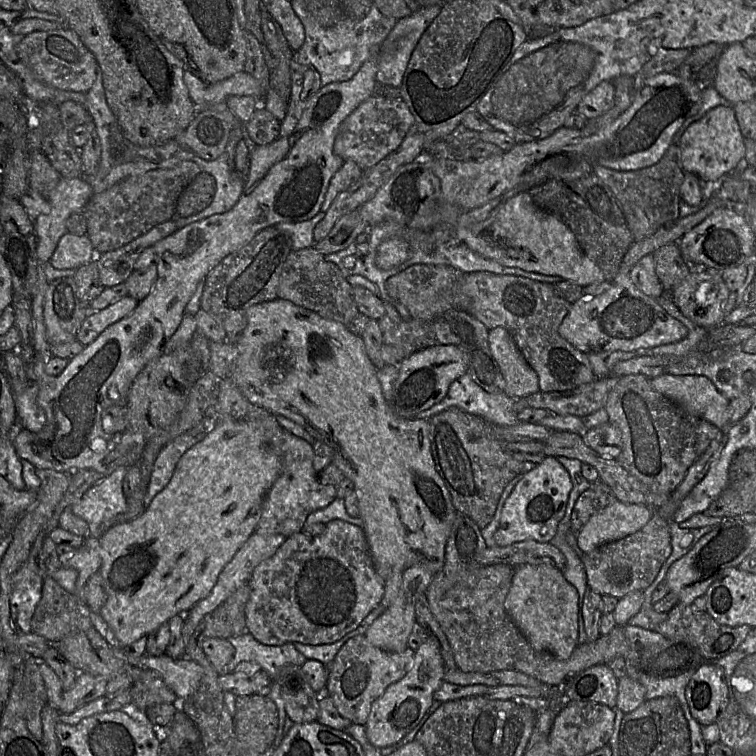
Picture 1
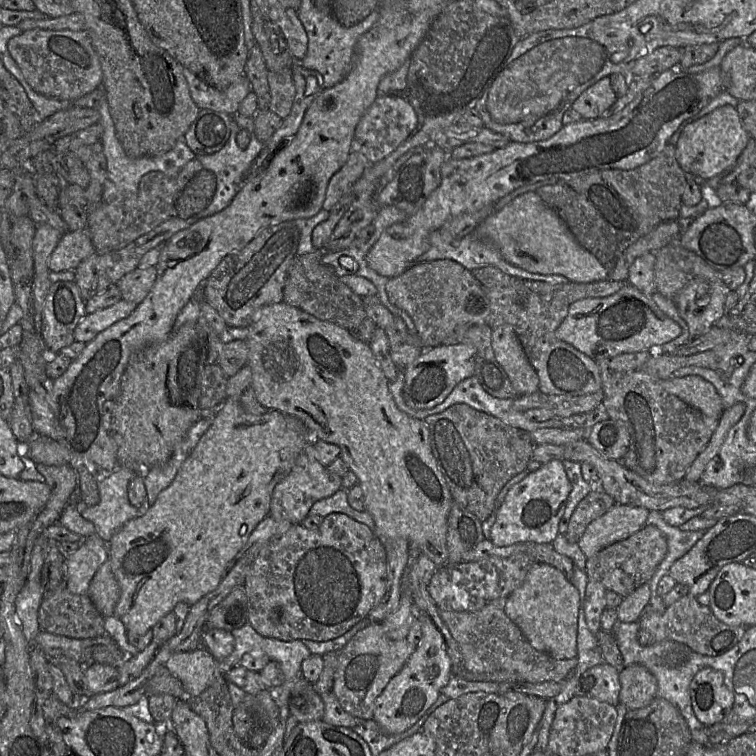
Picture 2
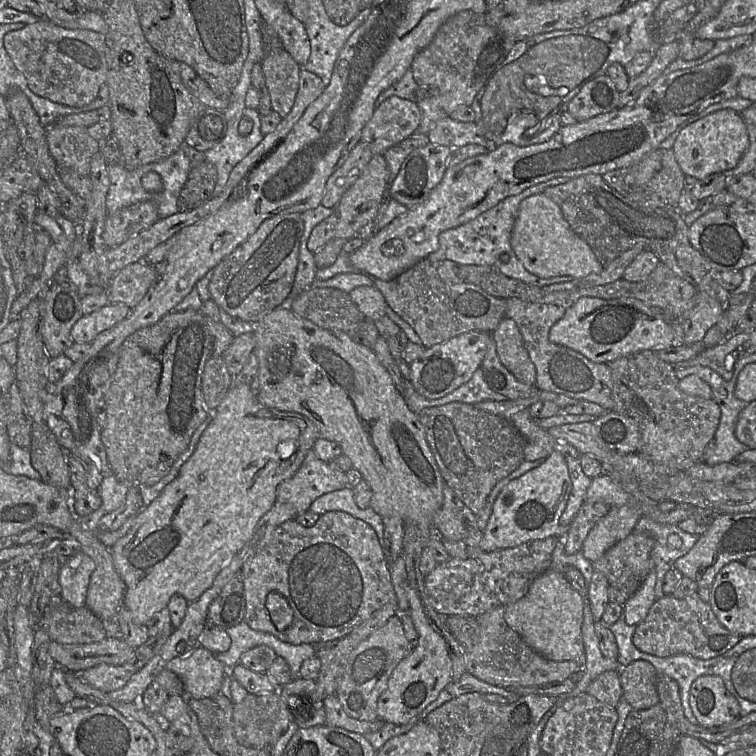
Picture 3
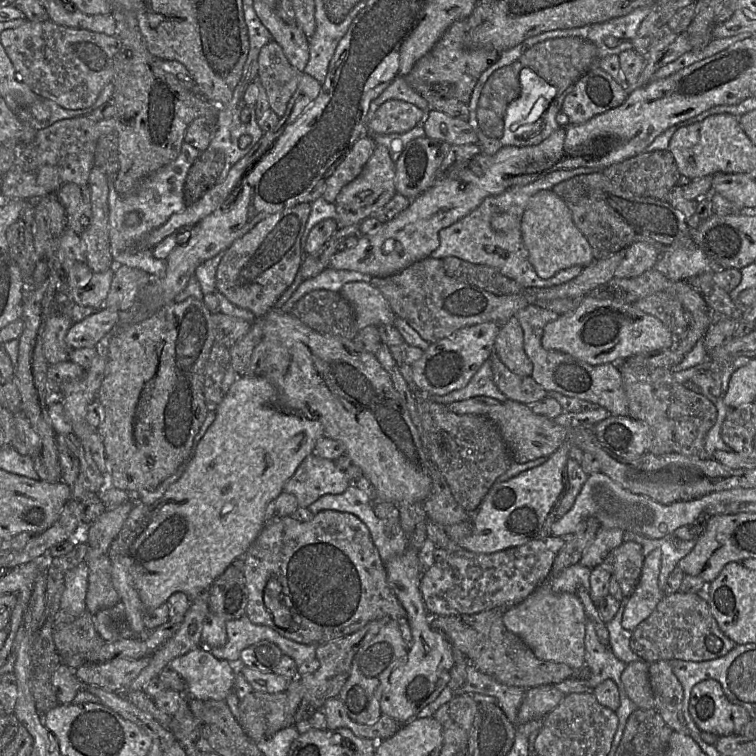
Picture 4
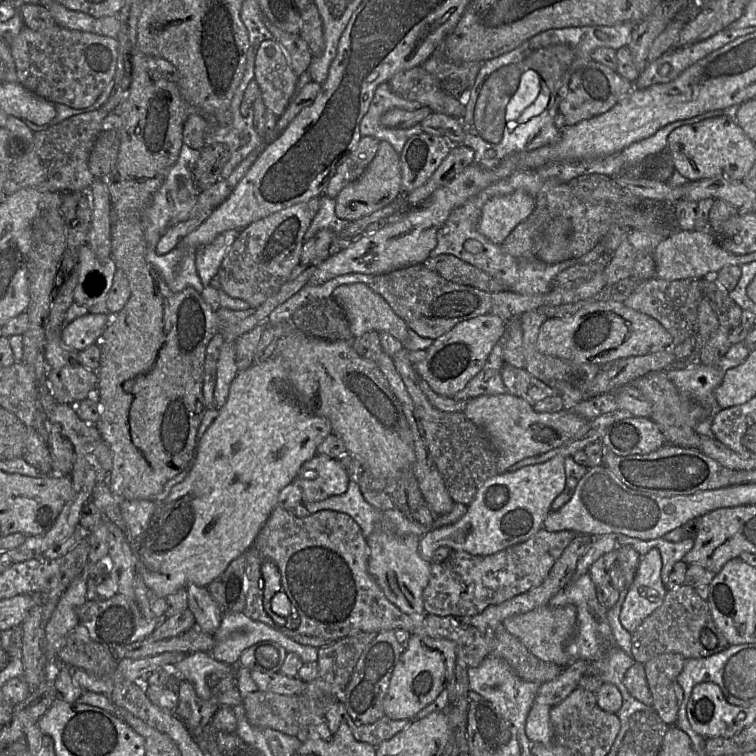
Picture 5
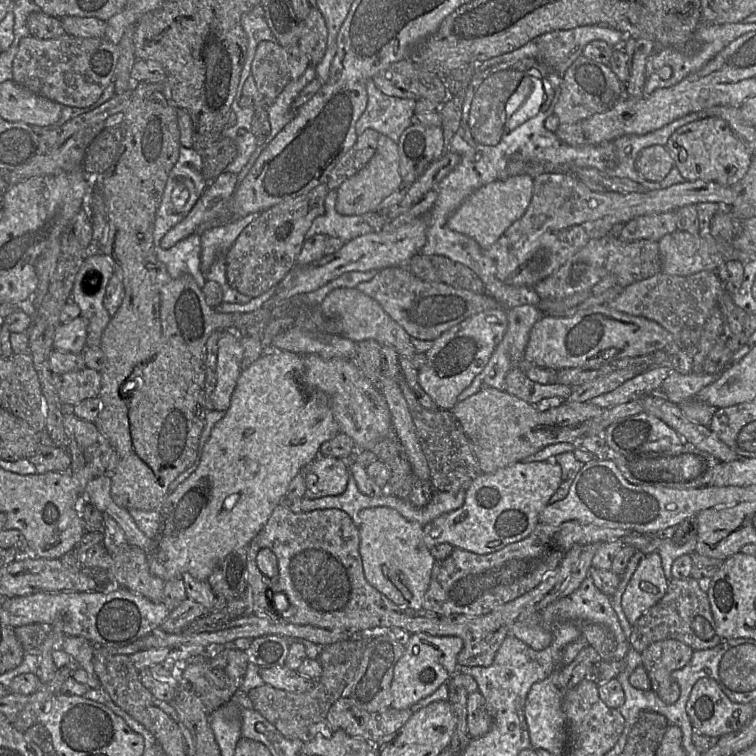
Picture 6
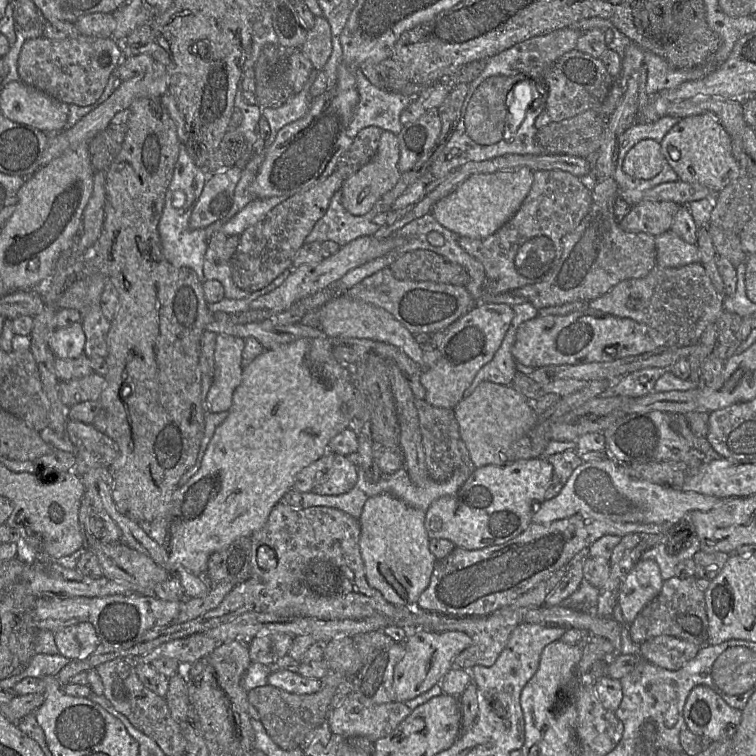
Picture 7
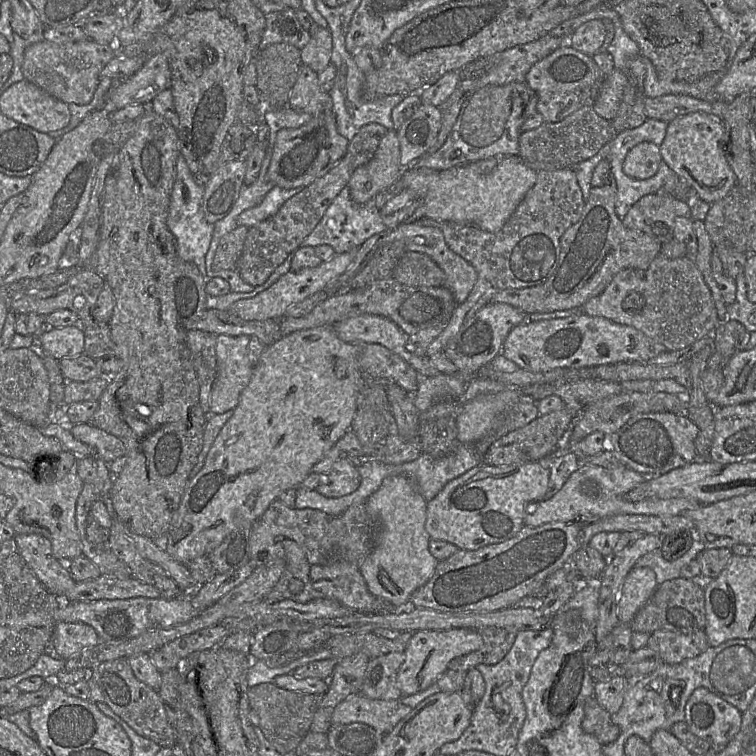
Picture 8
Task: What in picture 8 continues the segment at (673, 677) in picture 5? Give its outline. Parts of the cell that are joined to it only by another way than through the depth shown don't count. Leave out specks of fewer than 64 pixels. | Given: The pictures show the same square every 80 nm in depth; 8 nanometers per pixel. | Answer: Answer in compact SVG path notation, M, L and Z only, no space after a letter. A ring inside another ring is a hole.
M658 630L650 635L646 645L655 651L665 664L678 664L694 658L709 646L704 630L691 634Z

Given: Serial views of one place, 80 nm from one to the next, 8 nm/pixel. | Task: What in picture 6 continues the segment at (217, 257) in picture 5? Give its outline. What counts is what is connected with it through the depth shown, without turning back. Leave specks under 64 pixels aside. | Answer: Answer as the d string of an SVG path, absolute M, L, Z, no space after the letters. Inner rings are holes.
M251 213L245 217L232 219L219 226L205 230L201 235L200 269L204 276L216 258L225 254L233 246L241 232L257 217Z

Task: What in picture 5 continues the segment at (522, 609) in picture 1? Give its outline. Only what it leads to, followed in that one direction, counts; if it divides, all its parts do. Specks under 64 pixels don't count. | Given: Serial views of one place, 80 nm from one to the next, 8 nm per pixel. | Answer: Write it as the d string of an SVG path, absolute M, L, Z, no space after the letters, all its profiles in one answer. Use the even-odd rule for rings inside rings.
M547 604L532 611L508 617L503 624L506 630L517 637L531 654L540 660L566 667L573 661L566 653L565 645L574 633L576 619L577 609L574 605L551 607Z

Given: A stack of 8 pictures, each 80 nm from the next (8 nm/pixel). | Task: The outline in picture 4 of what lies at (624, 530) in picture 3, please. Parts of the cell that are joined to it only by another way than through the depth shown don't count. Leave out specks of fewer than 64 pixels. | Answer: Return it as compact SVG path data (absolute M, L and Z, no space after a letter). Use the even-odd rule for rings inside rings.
M600 527L594 540L583 553L580 563L588 568L600 565L615 548L623 543L624 531L619 528Z

